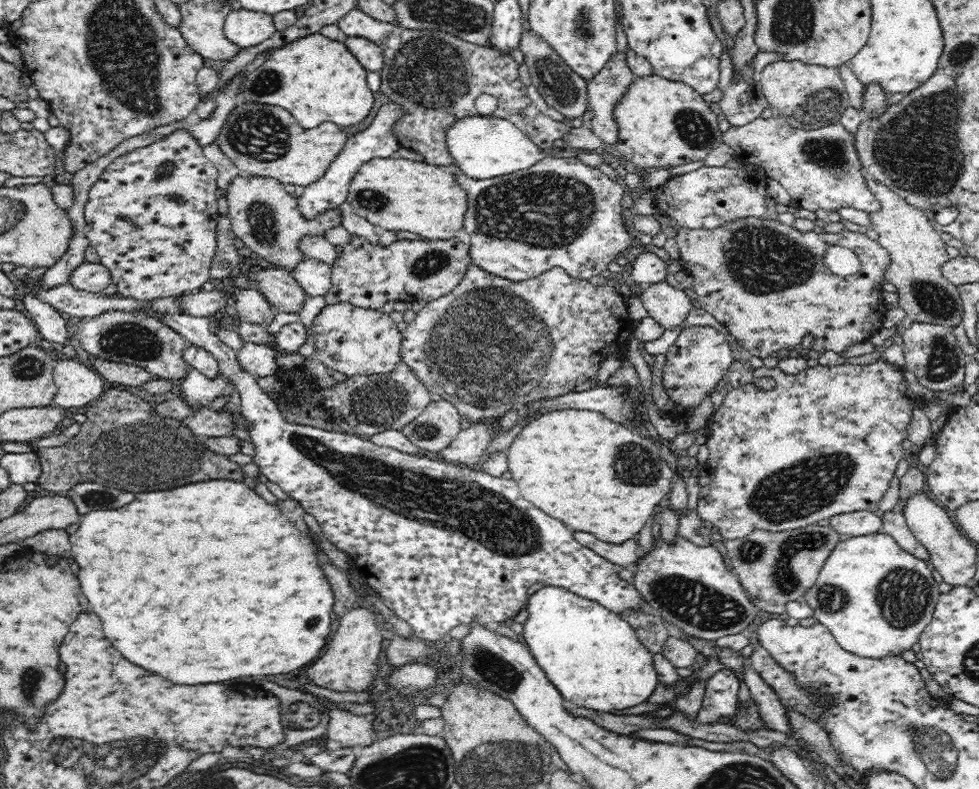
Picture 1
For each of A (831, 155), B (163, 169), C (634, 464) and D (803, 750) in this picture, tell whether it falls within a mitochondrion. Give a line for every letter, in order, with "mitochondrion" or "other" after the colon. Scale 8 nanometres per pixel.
A: mitochondrion
B: mitochondrion
C: mitochondrion
D: other

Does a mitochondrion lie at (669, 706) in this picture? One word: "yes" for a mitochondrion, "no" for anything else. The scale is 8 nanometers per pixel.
no

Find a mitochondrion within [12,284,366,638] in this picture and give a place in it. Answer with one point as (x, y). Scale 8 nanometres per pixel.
(129, 455)

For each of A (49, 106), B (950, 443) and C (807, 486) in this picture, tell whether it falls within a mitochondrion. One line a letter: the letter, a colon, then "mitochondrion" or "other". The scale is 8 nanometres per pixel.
A: other
B: other
C: mitochondrion

